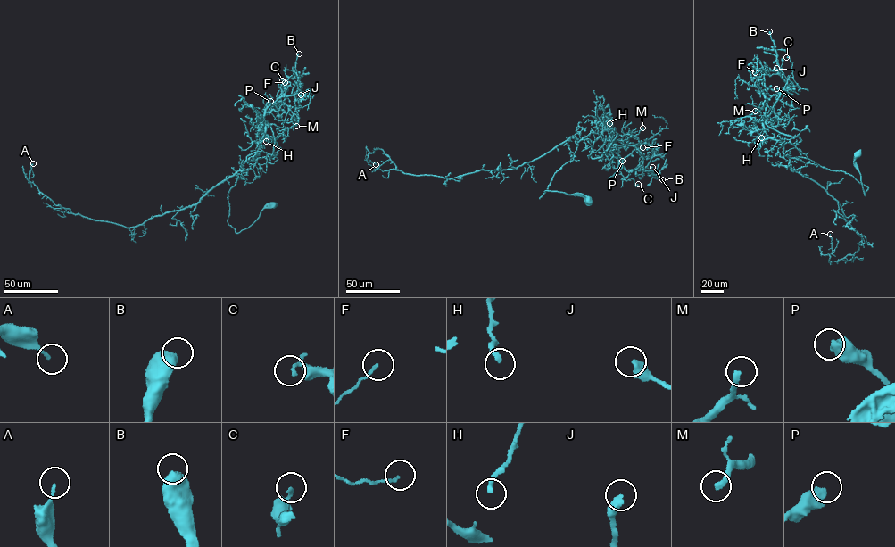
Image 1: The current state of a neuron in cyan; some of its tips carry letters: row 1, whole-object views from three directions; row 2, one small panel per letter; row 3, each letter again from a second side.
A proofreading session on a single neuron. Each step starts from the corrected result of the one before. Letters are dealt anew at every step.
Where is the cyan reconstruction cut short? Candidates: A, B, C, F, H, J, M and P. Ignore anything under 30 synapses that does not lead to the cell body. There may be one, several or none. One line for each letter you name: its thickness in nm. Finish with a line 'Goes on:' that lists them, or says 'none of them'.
Goes on: none of them

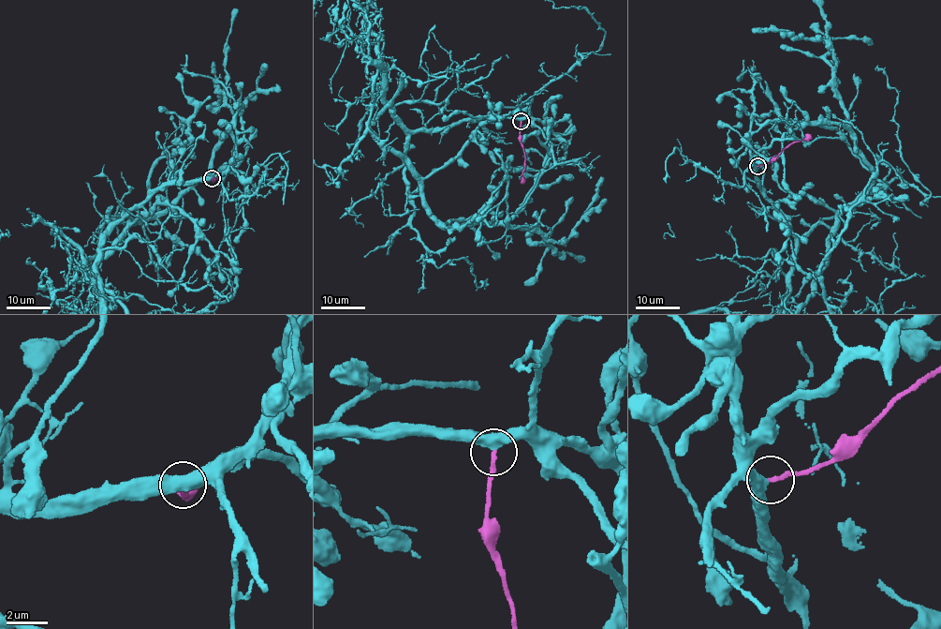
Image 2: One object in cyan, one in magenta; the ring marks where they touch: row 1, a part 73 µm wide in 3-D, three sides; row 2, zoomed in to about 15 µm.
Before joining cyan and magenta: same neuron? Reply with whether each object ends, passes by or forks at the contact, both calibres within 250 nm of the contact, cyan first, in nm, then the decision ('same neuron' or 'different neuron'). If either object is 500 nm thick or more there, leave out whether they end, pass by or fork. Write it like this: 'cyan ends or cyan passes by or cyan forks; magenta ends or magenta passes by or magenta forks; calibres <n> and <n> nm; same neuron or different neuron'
calibres 500 and 200 nm; same neuron

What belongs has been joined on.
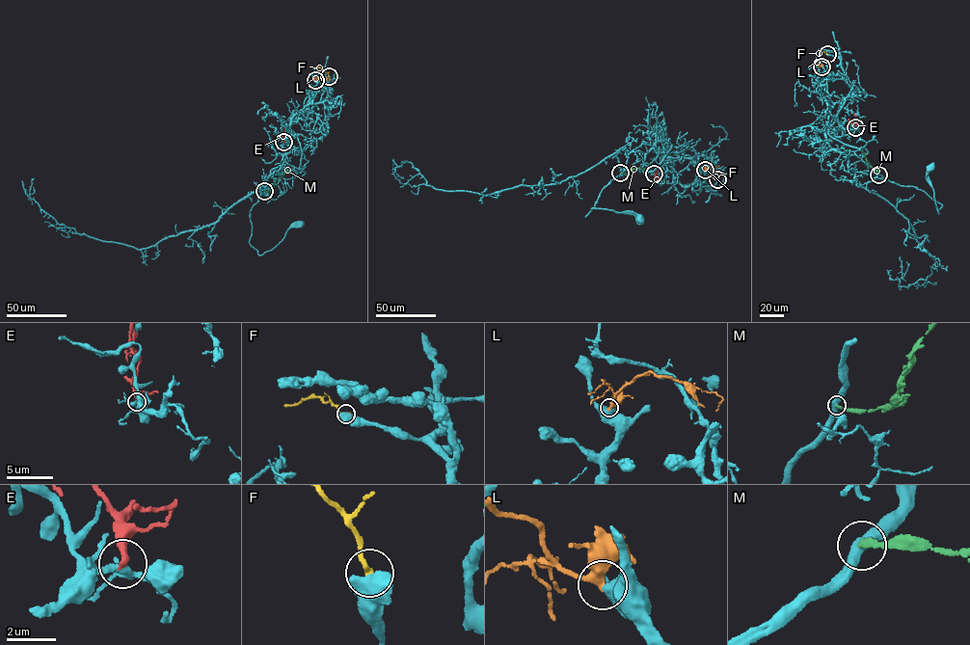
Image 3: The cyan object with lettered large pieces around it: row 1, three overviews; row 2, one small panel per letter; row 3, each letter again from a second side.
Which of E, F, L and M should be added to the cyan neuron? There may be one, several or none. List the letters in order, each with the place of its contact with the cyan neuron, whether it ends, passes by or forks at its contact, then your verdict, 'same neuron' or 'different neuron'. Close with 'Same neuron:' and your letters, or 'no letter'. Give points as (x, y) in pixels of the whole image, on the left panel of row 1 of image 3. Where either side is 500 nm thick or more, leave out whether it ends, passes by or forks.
E: meets cyan at (283, 142); it ends there; different neuron
F: meets cyan at (329, 76); different neuron
L: meets cyan at (315, 80); different neuron
M: meets cyan at (264, 191); it ends there; different neuron
Same neuron: no letter

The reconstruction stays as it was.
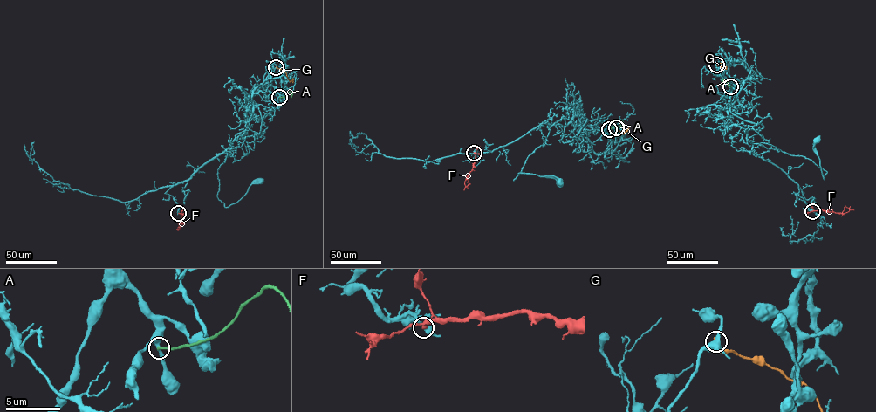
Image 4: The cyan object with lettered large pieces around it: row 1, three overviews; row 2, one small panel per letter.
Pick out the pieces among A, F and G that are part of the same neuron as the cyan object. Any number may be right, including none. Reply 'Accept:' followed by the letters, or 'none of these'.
Accept: none of these

